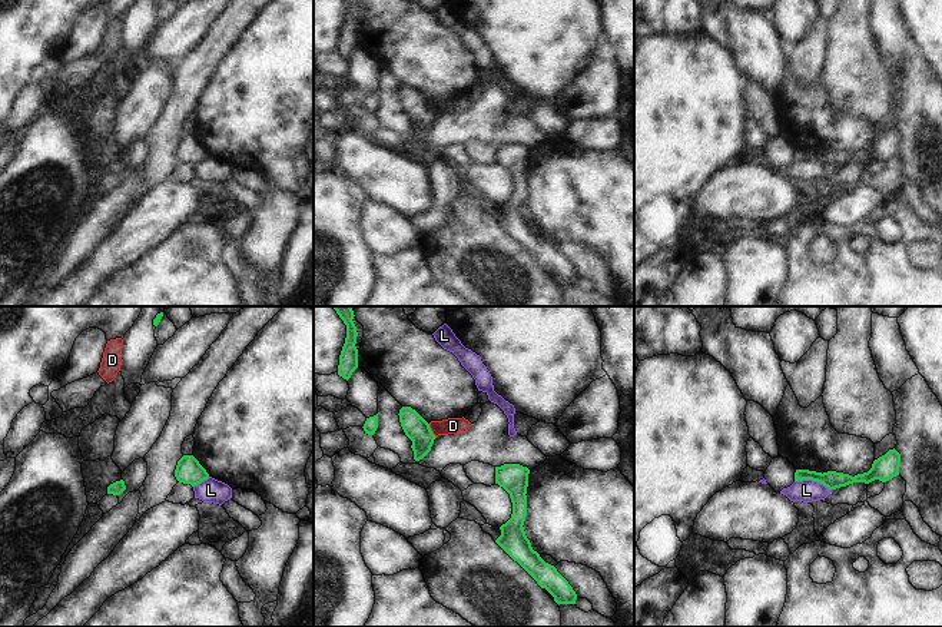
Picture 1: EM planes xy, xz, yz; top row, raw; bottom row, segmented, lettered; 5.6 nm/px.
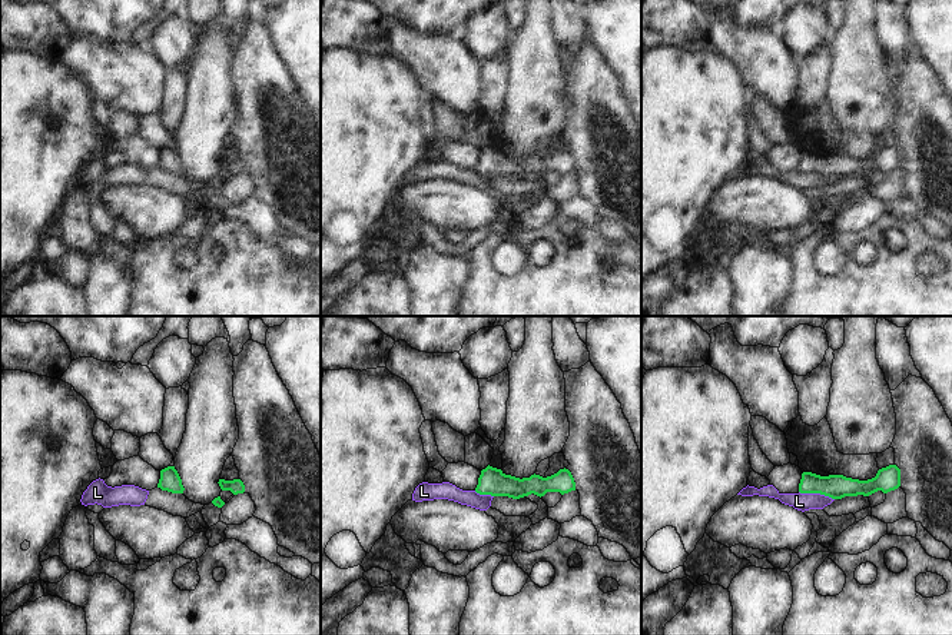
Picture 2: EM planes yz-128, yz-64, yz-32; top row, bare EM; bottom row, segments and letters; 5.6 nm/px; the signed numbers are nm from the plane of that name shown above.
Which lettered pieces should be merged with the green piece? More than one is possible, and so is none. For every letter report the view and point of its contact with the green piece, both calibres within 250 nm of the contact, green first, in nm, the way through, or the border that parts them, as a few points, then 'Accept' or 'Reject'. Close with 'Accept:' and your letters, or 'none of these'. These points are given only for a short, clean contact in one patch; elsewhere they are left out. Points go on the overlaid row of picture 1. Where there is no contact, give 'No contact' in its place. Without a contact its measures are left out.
D: Touches green at xz (431, 431). Thickness 140 nm (green) against 100 nm. Reject
L: Touches green at yz (813, 480). Thickness 100 nm (green) against 120 nm. Boundary: yz (795, 480), (816, 480), (831, 490). Reject
Accept: none of these.

